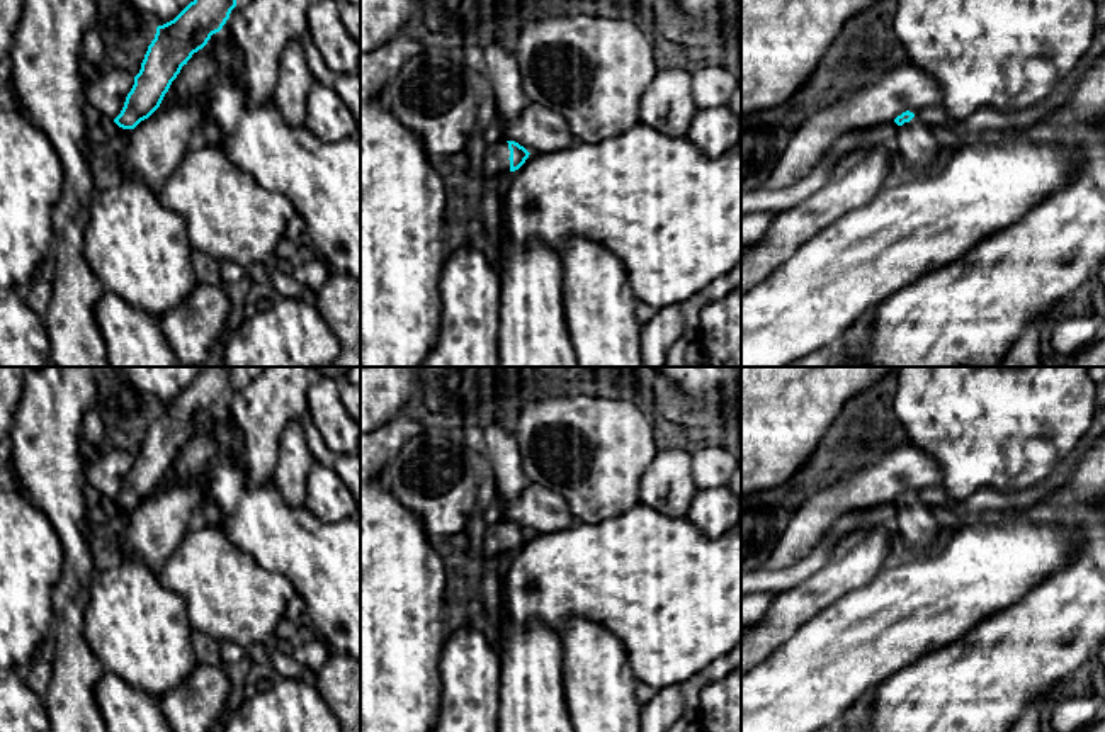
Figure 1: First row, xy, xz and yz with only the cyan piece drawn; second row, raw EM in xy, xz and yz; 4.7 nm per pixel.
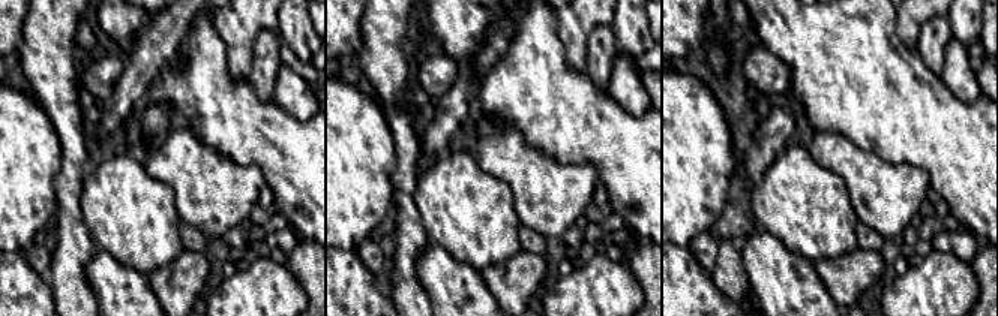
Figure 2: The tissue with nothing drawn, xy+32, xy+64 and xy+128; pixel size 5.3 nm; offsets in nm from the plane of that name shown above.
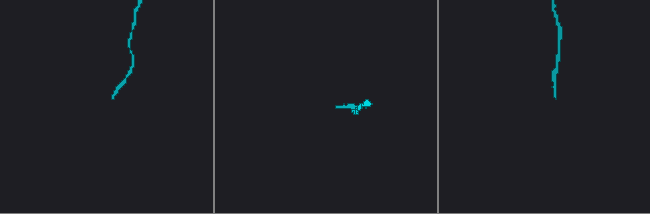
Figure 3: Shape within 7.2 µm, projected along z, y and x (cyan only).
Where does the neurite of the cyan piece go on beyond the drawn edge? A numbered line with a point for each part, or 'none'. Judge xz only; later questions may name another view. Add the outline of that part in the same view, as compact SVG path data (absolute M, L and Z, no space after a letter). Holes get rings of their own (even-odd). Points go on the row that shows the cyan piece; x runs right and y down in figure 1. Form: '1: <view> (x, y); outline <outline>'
1: xz (497, 162); outline M500 141L486 149L483 173L484 178L493 178L510 172L510 149L507 141Z

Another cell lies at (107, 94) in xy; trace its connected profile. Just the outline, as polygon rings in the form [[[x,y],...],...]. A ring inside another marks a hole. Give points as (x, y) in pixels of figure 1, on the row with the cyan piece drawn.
[[[121,68],[100,71],[94,82],[85,83],[87,102],[104,117],[116,119],[121,114],[133,85],[134,75]]]

